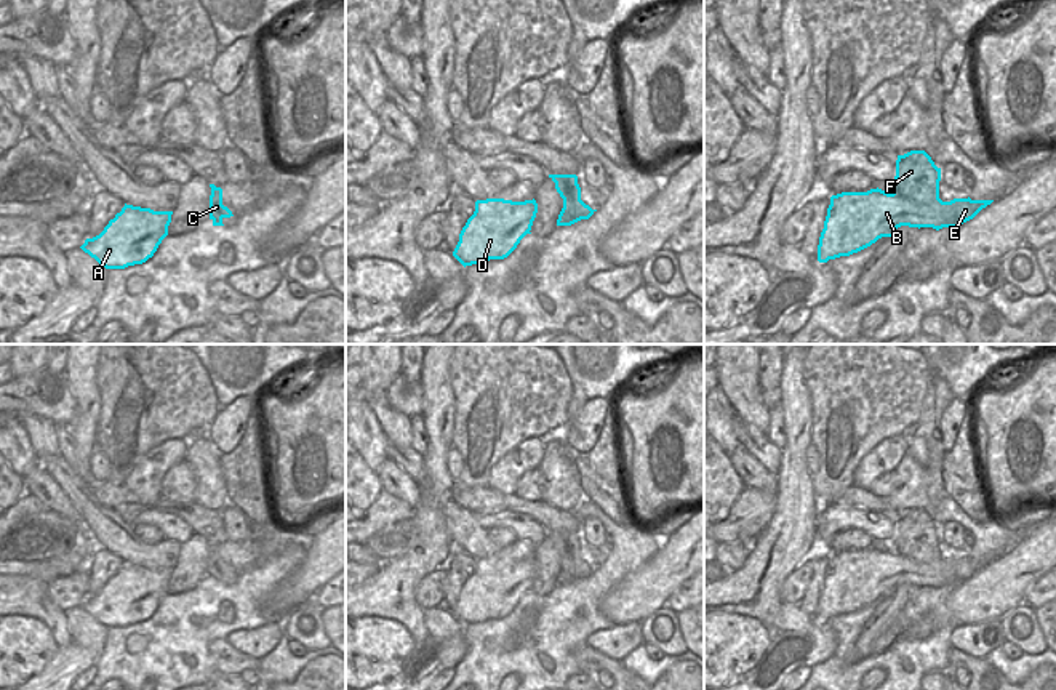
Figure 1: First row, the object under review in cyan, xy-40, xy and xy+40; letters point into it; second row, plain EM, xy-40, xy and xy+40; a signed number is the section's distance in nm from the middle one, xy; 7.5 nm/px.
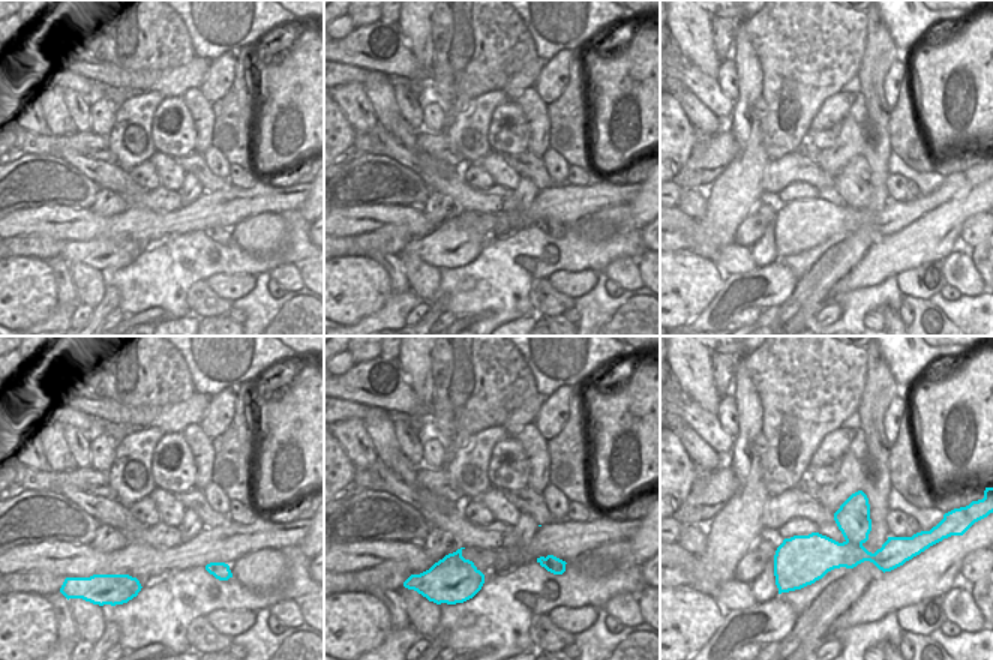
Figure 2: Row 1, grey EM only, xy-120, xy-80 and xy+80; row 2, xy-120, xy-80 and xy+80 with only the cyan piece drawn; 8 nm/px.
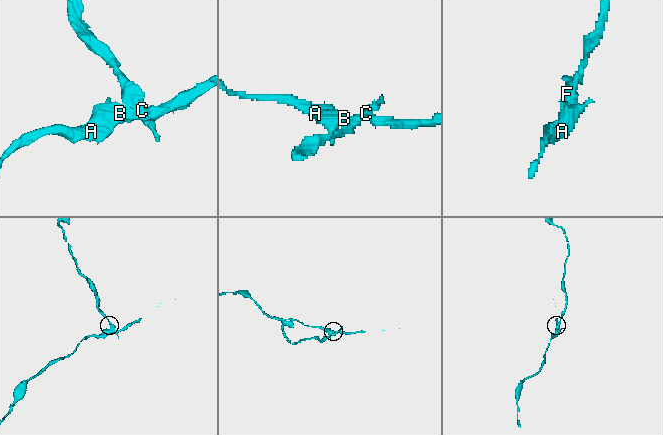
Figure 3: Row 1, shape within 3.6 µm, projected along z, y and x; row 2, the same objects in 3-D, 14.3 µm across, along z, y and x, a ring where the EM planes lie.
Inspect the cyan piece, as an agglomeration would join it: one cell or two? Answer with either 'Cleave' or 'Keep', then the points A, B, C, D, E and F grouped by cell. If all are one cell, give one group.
Cleave. Groups: A B D E / C F.

